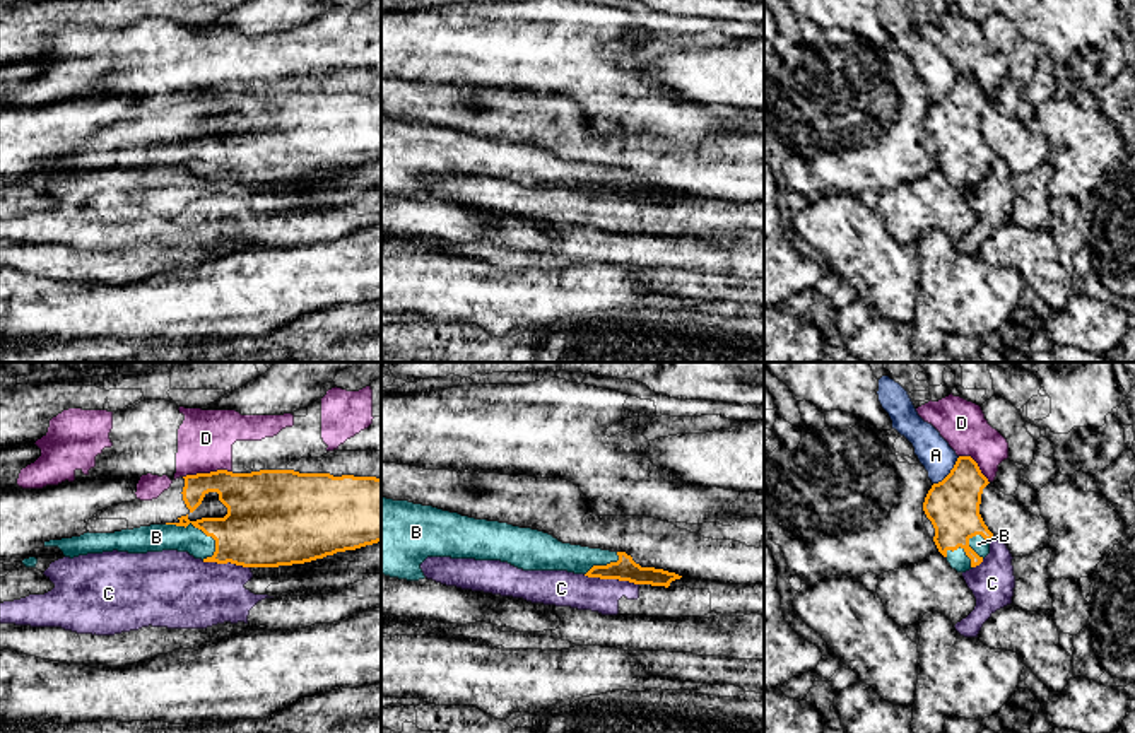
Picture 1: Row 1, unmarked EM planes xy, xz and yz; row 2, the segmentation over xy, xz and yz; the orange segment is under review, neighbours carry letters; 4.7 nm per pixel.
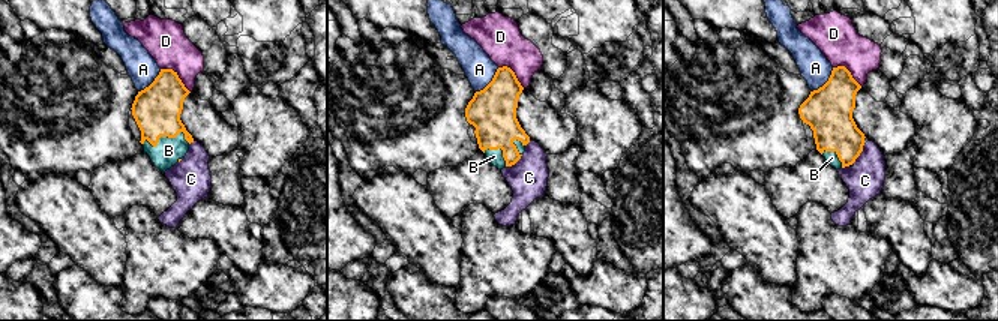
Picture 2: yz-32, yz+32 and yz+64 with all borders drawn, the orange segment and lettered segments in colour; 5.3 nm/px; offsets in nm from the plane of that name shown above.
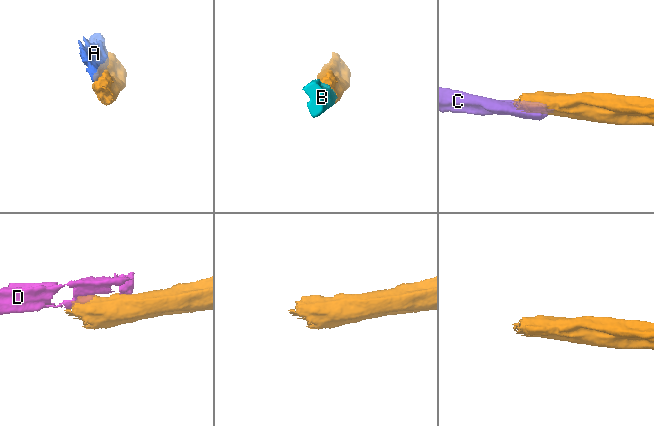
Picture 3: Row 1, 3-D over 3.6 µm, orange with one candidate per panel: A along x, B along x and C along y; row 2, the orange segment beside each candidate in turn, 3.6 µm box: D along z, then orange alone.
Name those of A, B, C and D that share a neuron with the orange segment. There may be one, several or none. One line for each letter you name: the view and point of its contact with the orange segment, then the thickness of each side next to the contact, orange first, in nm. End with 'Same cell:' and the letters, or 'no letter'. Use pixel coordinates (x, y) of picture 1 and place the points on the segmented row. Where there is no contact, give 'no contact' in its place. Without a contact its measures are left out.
B: meets orange in xy at (197, 527); 300 nm thick on the orange side, 130 nm on the other
Same cell: B

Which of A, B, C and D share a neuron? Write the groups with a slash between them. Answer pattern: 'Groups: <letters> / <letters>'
Groups: A / B / C / D

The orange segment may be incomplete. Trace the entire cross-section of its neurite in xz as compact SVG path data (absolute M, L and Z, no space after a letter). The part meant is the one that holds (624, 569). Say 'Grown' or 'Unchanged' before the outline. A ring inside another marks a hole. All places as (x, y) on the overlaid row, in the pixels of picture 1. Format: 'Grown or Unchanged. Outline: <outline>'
Grown. Outline: M381 496L381 574L424 579L420 564L427 557L501 560L523 571L568 571L665 588L682 578L641 567L626 552L562 543L538 530Z

